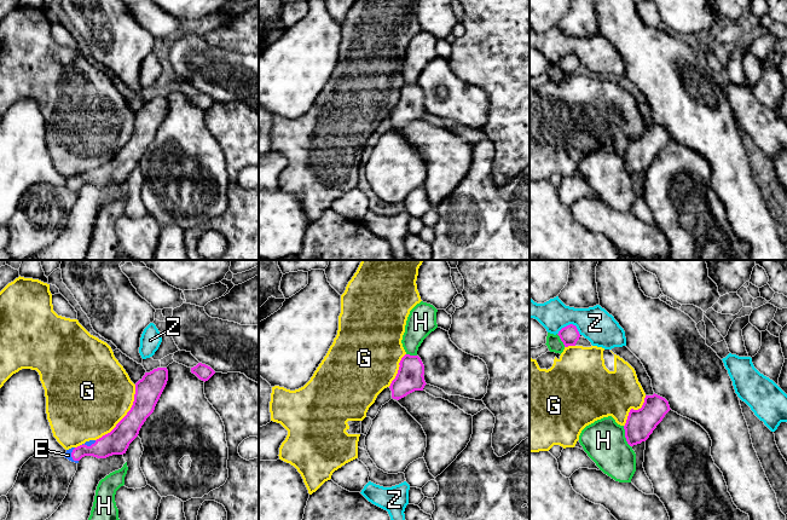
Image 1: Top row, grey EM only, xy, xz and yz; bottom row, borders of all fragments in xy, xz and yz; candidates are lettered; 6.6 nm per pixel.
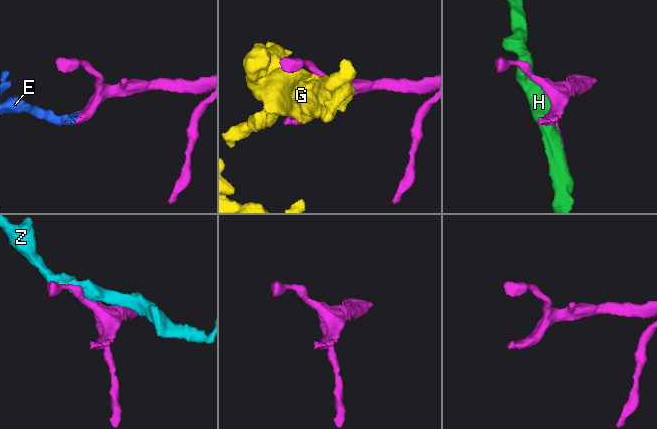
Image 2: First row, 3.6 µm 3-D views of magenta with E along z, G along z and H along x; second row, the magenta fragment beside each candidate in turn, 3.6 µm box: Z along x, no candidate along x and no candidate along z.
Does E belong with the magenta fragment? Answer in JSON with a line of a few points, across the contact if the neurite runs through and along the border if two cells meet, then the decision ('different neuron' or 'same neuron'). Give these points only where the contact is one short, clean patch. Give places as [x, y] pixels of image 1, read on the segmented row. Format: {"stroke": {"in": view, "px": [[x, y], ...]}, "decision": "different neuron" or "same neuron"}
{"decision": "same neuron"}

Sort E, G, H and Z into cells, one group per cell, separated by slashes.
E / G / H / Z

